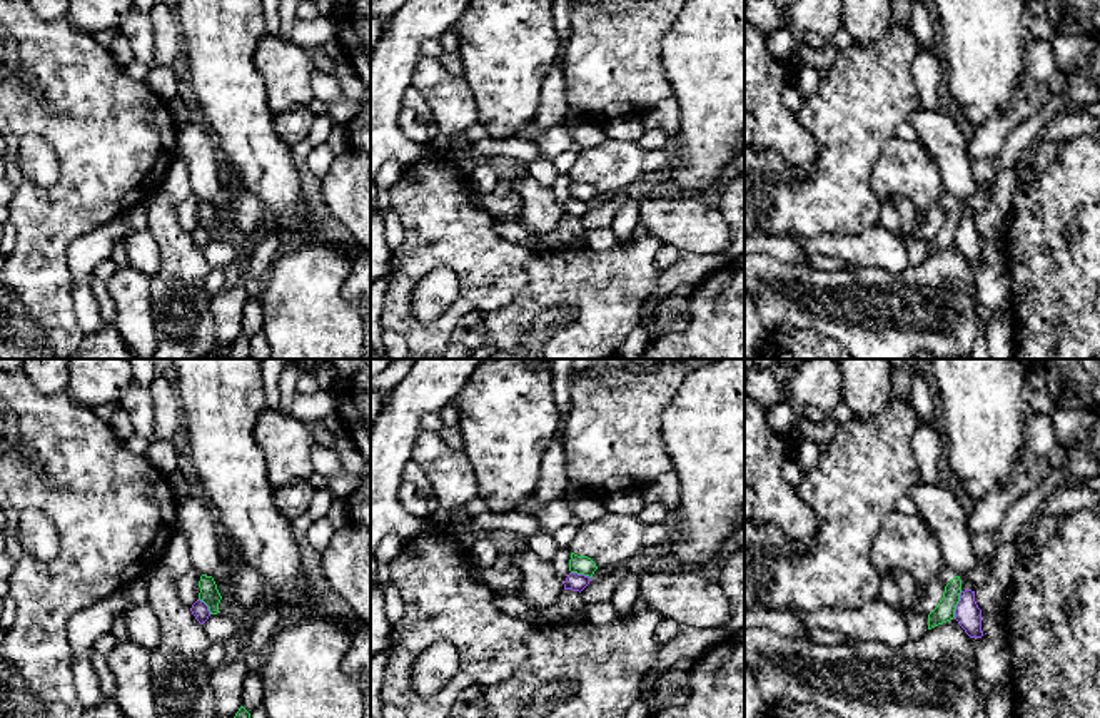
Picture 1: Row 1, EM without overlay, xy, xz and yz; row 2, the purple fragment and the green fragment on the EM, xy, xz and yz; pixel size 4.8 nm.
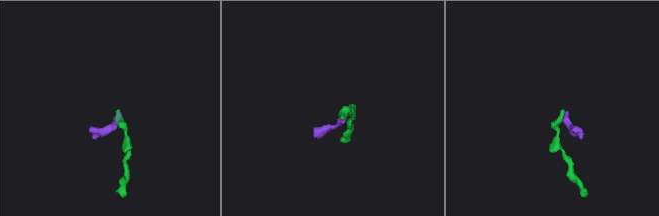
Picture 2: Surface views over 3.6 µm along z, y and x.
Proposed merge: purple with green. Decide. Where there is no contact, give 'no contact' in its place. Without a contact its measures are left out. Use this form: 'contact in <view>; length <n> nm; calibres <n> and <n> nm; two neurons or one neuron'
contact in yz; length 130 nm; calibres 120 and 100 nm; two neurons

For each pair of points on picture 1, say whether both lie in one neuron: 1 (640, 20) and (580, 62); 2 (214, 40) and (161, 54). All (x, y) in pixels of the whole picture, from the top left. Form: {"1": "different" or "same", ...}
{"1": "same", "2": "different"}

